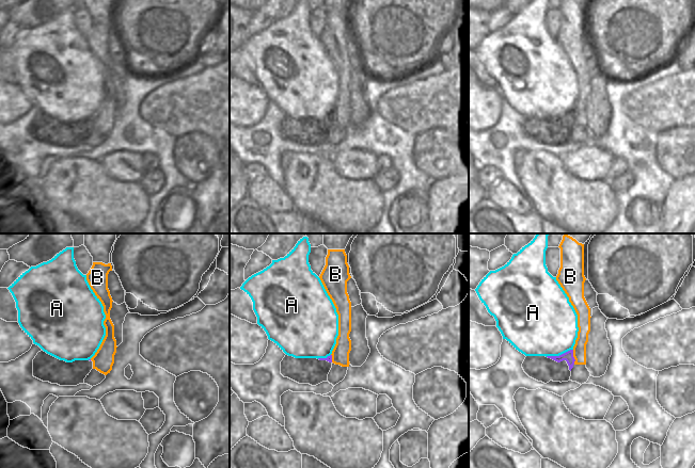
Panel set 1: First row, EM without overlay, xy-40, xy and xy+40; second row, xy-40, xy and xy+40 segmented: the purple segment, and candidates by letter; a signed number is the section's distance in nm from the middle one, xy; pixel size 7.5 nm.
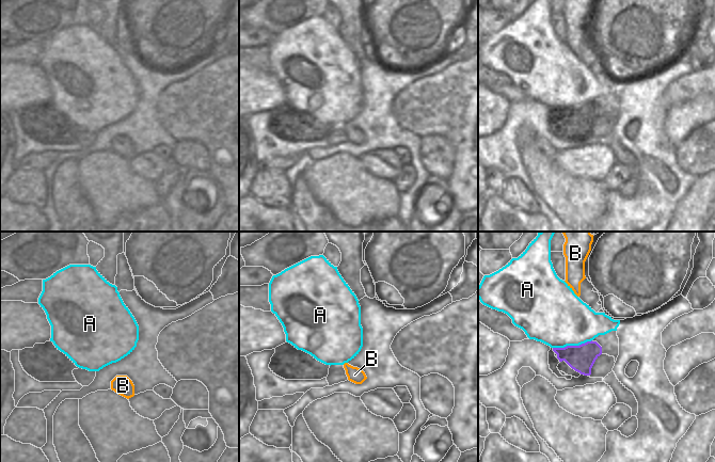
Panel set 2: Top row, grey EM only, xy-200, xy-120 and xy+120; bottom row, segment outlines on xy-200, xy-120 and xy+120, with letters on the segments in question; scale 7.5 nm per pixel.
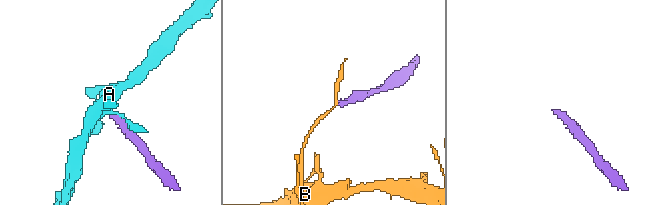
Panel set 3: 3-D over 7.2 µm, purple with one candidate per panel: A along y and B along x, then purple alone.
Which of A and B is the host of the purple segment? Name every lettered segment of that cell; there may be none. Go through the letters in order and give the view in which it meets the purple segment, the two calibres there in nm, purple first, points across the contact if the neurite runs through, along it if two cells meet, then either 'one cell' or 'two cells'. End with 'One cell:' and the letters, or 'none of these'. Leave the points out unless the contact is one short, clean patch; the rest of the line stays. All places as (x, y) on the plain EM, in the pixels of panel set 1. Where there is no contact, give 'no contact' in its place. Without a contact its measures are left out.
A: contact in xy+40; calibres 80 and 460 nm; two cells
B: contact in xy+40; calibres 80 and 100 nm; border xy+40 (572, 111), (574, 125); two cells
One cell: none of these

